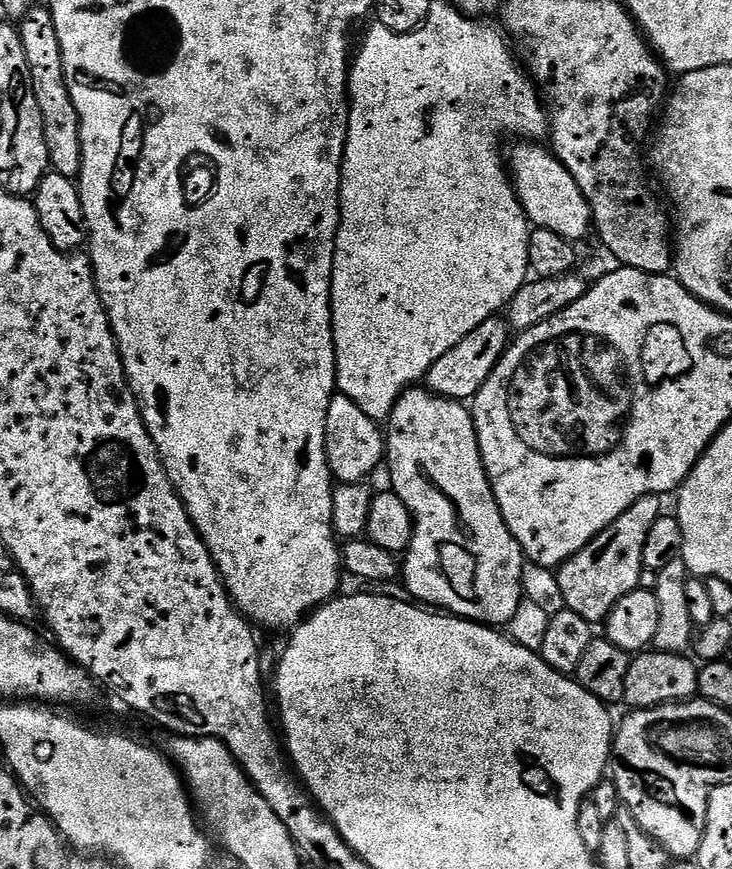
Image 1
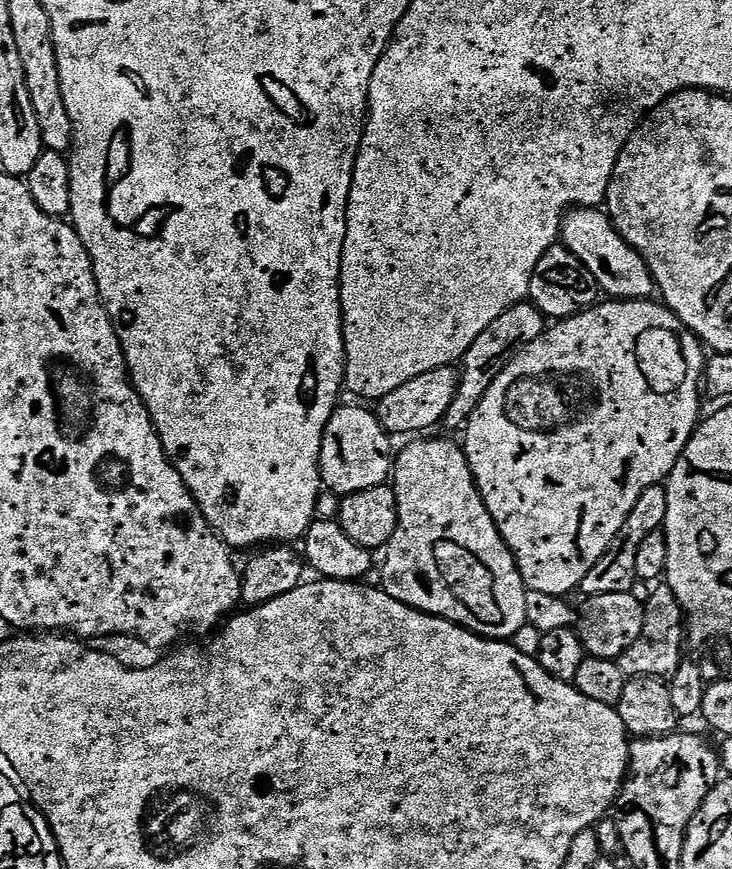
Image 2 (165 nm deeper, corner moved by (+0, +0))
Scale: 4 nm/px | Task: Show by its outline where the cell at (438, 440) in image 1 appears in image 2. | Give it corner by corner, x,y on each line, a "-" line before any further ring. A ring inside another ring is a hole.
412,438
407,441
404,449
397,451
394,456
394,467
391,469
390,484
396,490
398,502
398,526
394,530
394,538
390,538
386,551
383,553
384,564
380,568
382,582
380,588
390,598
402,602
406,606
416,608
419,612
425,612
431,616
440,616
449,620
451,624
459,624
462,628
469,628
477,636
486,636
490,640
511,641
512,636
528,623
526,614
526,596
528,589
524,586
524,579
520,568
516,565
516,559
512,551
506,546
490,510
486,510
482,494
478,490
476,480
472,477
472,471
468,465
468,459
464,457
464,449
459,443
452,440
424,440
428,438

